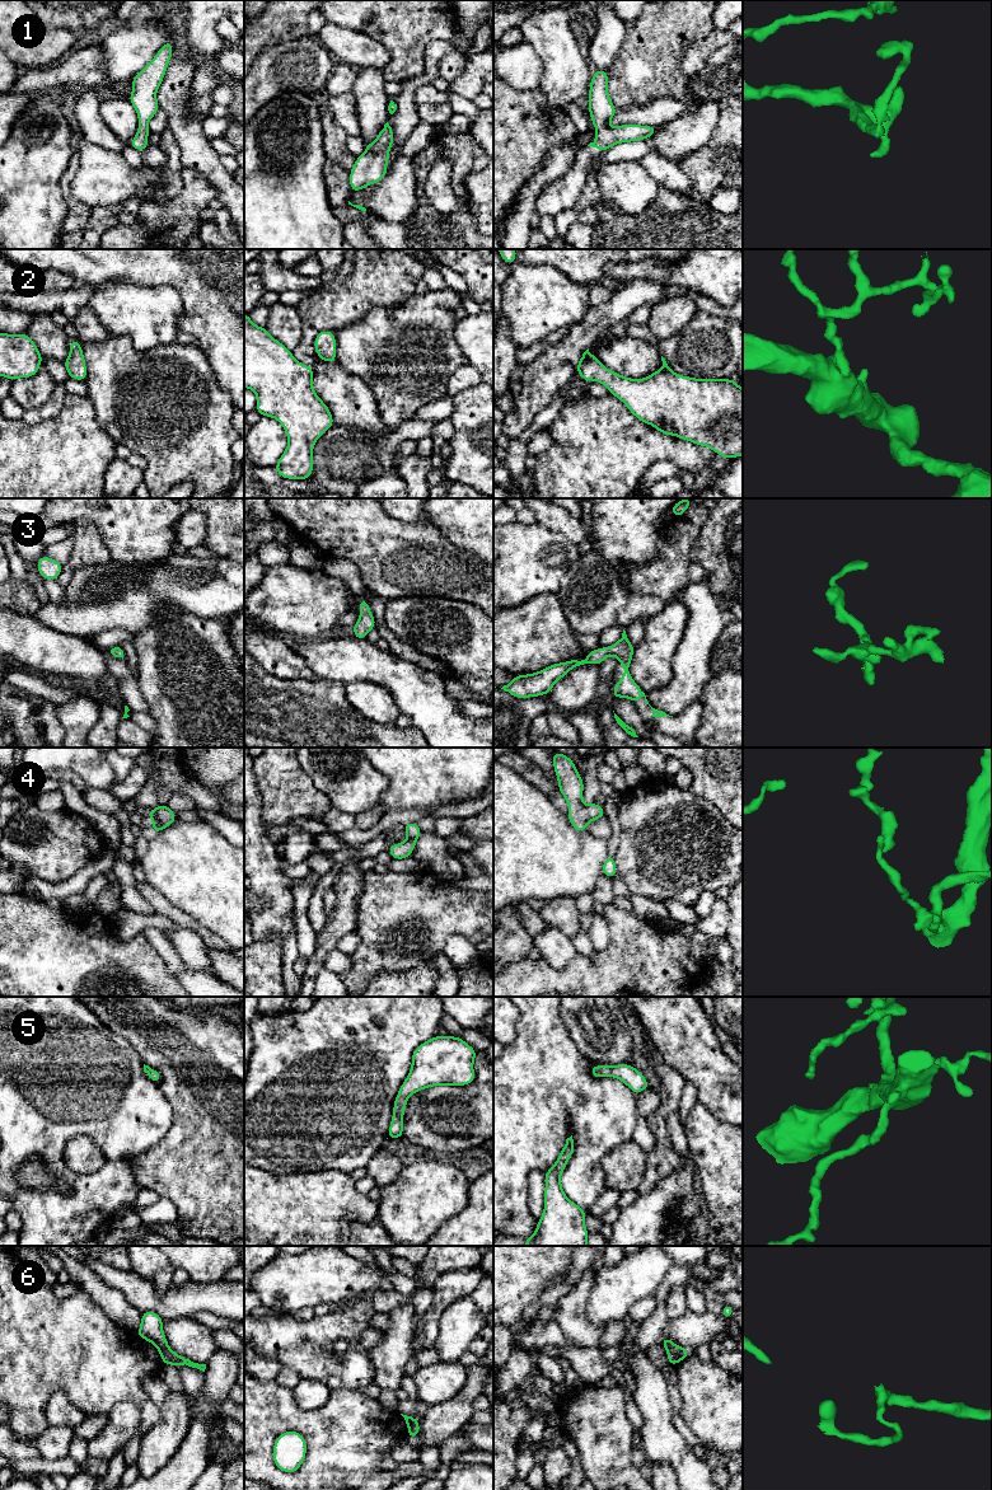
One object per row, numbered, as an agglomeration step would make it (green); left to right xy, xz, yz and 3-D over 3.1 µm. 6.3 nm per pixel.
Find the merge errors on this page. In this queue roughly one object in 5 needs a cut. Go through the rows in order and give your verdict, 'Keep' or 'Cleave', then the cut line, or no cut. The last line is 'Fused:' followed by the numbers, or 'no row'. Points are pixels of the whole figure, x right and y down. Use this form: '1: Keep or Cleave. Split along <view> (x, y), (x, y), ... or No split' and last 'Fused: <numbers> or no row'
1: Keep. No split
2: Keep. No split
3: Keep. No split
4: Keep. No split
5: Keep. No split
6: Cleave. Split along xz (416, 1419), (408, 1430)
Fused: 6

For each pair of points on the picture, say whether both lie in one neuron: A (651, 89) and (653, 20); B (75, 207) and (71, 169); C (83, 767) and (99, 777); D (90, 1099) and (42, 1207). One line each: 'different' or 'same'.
A: same
B: same
C: same
D: same

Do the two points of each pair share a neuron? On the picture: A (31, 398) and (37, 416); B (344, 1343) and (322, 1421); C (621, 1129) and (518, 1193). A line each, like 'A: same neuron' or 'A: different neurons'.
A: different neurons
B: different neurons
C: same neuron

